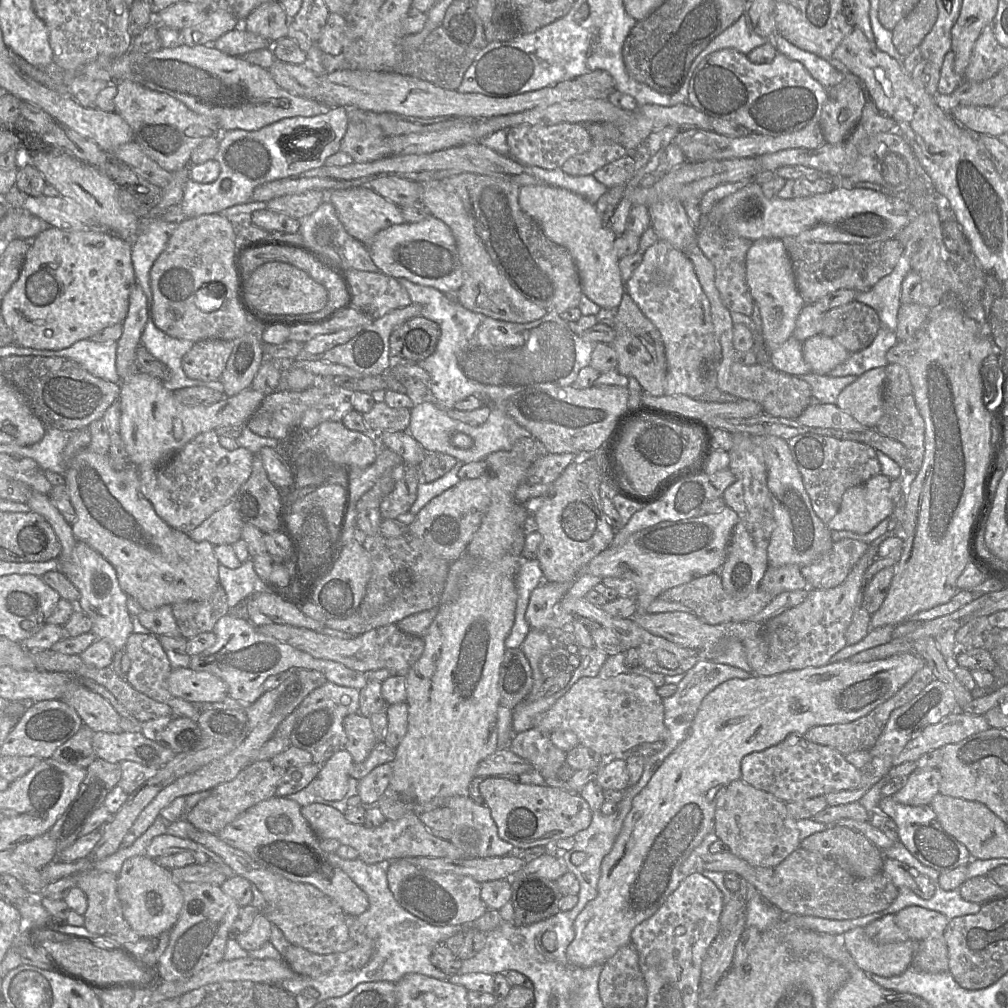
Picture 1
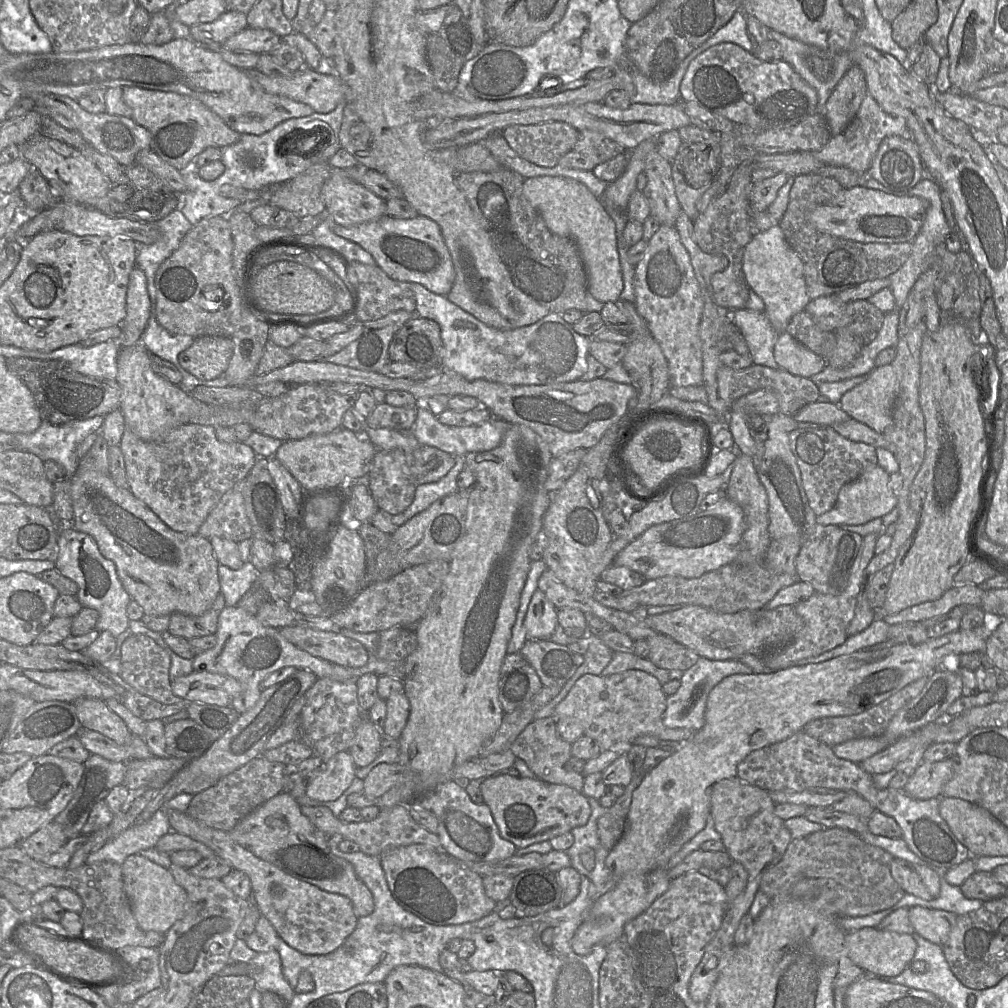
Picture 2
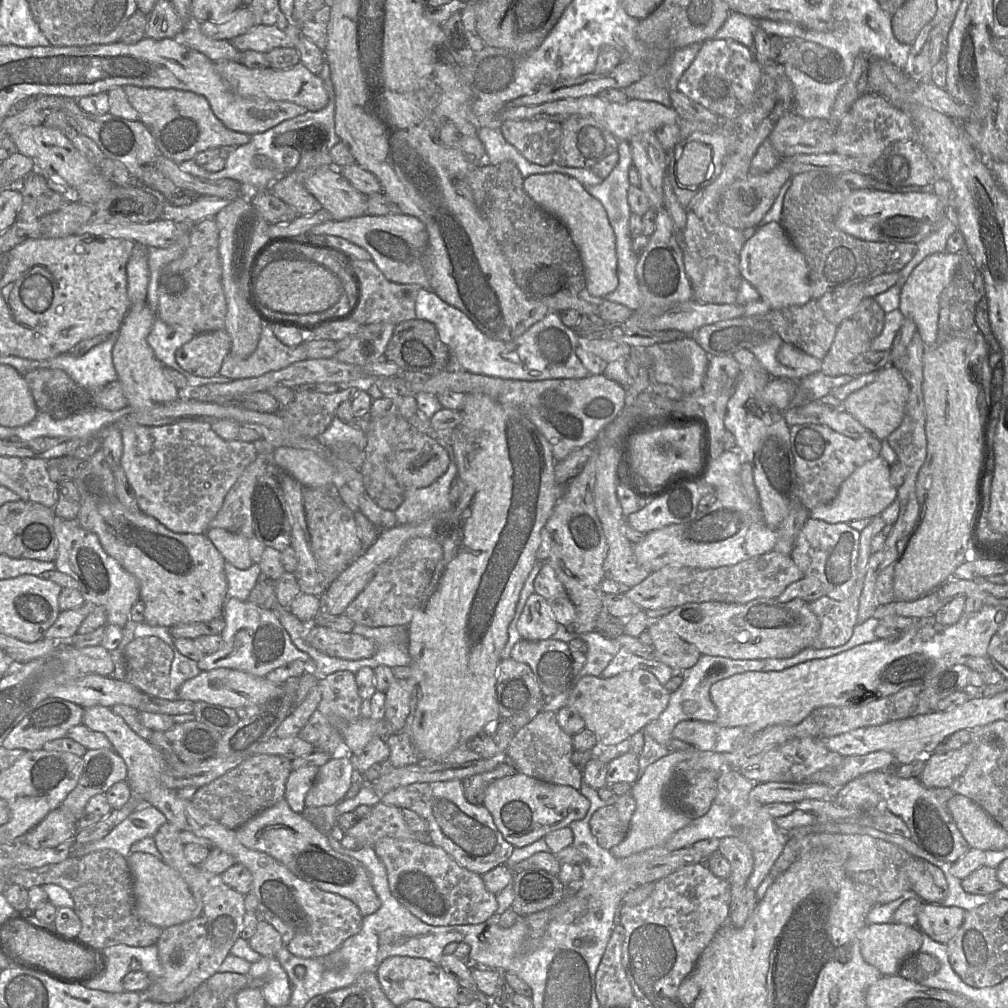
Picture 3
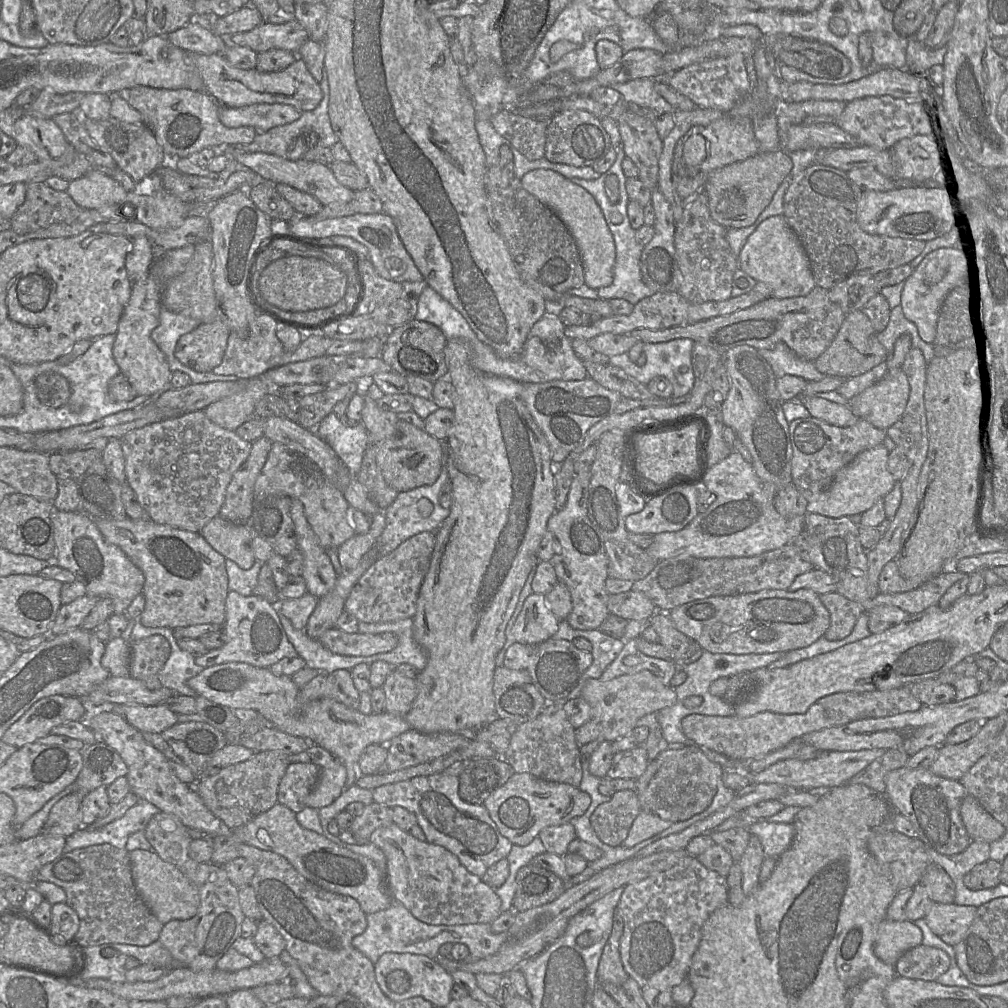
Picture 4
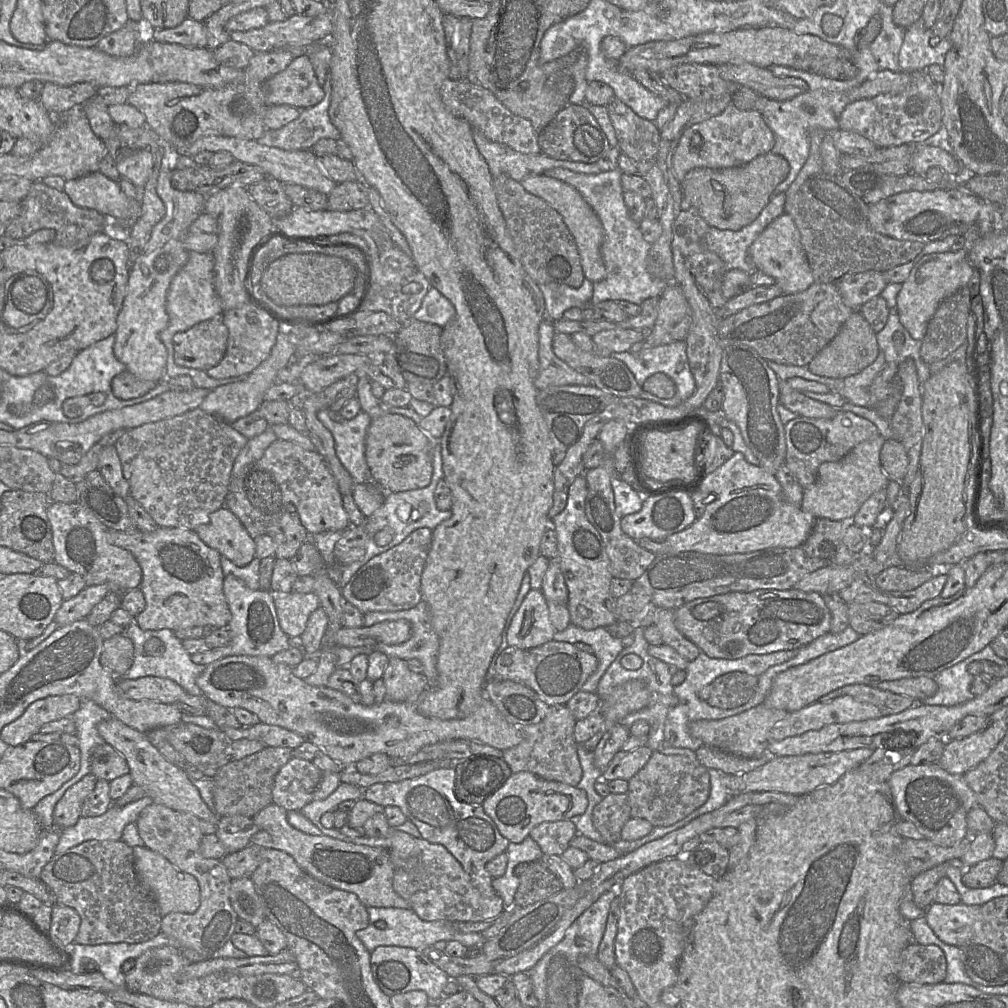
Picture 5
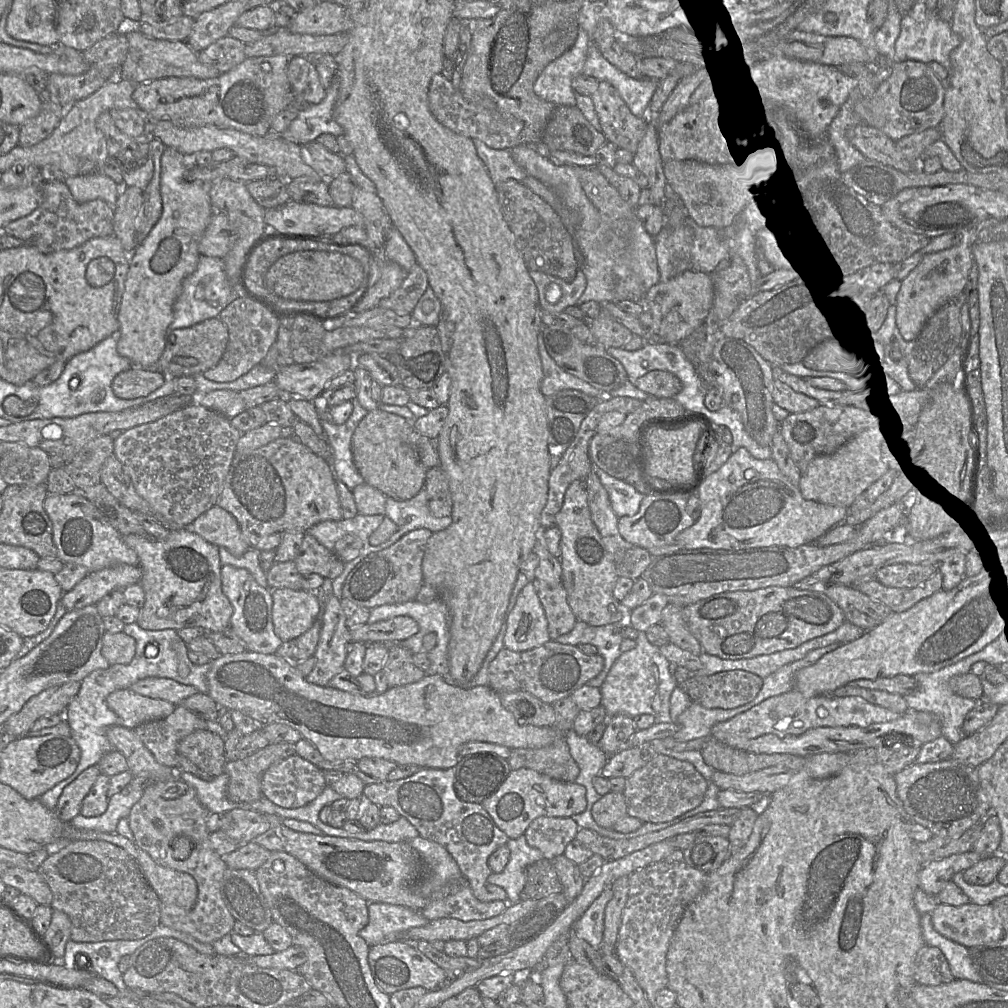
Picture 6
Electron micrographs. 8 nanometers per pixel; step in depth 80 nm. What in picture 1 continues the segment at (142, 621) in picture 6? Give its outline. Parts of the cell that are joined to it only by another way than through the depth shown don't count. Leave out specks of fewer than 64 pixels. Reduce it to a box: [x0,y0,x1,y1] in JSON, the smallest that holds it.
[64,449,219,611]

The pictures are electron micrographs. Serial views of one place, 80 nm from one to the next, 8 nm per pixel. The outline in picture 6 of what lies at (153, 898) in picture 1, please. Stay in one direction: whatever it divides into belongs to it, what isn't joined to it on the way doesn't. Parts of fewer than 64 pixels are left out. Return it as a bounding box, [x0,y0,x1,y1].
[136,848,198,909]

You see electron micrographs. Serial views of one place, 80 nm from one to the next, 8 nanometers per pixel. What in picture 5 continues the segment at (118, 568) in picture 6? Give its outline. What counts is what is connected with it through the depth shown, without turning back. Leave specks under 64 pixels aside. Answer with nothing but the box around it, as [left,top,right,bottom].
[55,584,112,626]

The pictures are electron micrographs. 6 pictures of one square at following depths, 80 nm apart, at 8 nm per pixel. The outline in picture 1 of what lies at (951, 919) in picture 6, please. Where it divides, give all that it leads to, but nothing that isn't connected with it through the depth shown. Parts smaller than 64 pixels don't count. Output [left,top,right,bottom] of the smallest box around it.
[895,906,949,942]

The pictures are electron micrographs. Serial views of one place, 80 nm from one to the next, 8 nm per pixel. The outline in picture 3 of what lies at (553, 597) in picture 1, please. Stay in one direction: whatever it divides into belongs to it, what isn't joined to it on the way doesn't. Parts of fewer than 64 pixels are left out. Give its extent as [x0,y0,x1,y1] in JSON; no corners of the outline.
[517,592,557,641]

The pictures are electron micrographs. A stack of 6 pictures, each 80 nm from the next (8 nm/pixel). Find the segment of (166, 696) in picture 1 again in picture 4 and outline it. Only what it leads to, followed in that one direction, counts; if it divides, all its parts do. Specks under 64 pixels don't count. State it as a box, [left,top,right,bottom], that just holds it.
[129,634,170,690]

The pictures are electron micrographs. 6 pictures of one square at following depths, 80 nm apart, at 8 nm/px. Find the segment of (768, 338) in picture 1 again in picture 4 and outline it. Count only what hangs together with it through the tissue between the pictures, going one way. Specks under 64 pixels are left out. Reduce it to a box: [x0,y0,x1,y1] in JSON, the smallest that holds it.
[739,216,816,299]

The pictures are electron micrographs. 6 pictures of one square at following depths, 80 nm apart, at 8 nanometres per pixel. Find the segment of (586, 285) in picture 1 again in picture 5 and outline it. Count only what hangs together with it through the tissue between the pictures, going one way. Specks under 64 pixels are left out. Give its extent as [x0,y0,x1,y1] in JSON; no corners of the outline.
[520,174,606,283]

